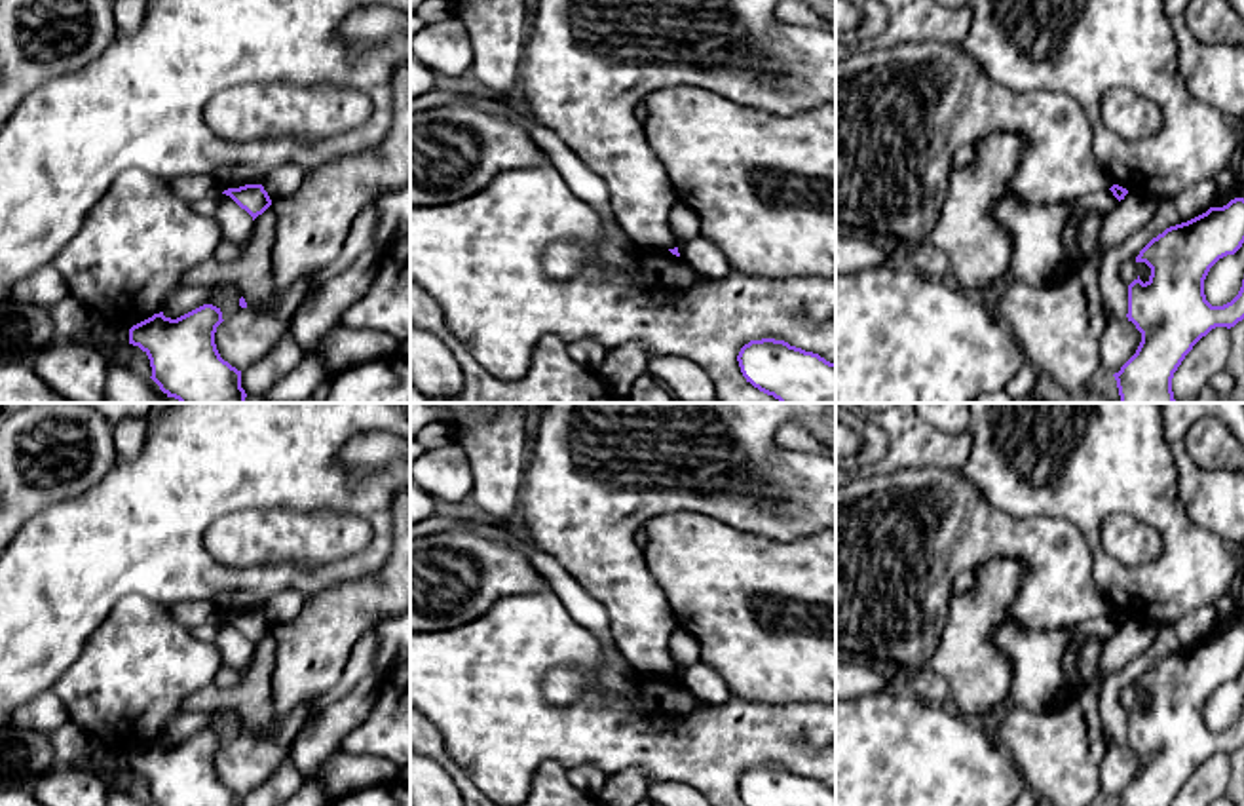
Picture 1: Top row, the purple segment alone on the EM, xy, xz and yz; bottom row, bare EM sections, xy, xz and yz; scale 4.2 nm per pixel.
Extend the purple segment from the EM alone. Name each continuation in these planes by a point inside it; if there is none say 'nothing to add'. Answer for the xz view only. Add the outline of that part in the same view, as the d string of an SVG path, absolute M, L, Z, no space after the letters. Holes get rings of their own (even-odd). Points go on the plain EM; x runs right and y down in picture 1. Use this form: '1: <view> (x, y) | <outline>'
nothing to add

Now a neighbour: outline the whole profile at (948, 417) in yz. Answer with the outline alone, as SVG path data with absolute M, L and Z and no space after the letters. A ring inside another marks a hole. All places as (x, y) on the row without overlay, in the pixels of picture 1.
M914 403L915 413L931 426L950 433L969 430L971 409L969 403Z

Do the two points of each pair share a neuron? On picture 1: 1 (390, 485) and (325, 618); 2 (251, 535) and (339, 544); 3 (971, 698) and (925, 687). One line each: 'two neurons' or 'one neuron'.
1: two neurons
2: one neuron
3: two neurons

